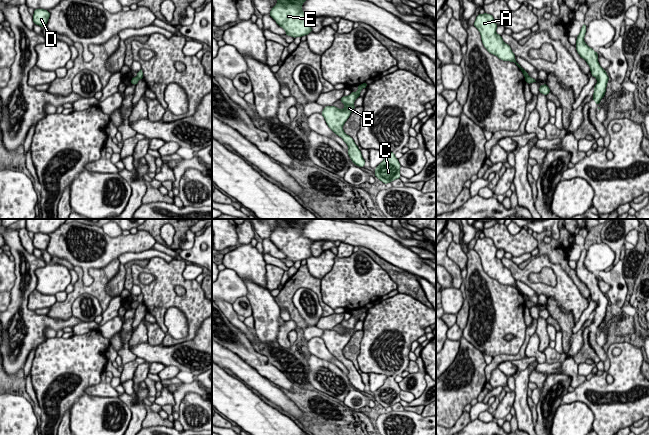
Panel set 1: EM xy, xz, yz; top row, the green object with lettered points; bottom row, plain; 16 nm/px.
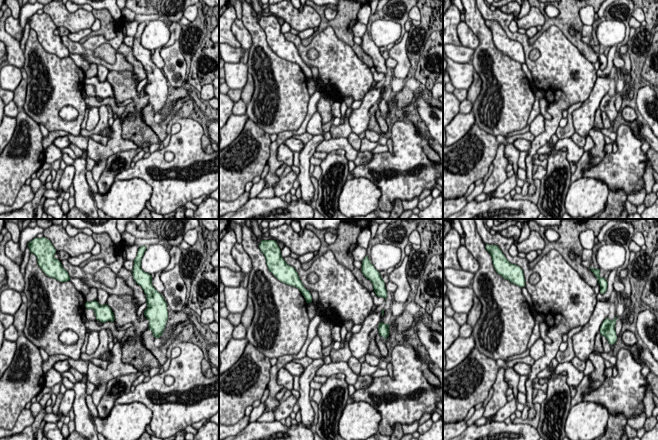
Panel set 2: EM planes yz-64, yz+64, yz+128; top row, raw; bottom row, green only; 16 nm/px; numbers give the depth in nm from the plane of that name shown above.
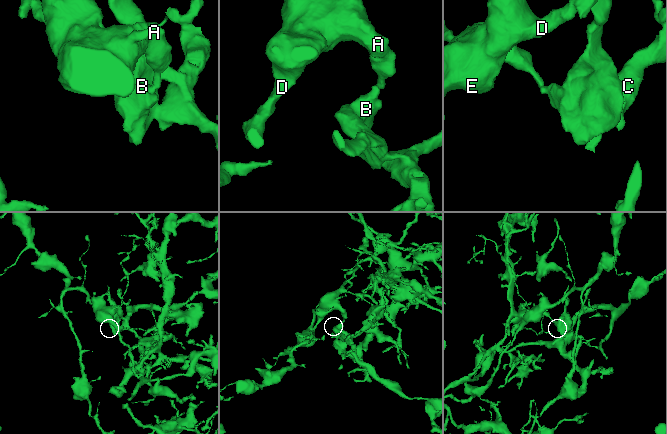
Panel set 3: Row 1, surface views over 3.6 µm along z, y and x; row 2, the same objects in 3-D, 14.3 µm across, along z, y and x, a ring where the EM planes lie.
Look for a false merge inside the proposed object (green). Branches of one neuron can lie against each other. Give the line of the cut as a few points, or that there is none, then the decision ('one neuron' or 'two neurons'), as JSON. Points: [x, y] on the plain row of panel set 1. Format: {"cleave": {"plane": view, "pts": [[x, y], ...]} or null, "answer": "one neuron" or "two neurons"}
{"cleave": {"plane": "yz", "pts": [[528, 300], [525, 302]]}, "answer": "two neurons"}

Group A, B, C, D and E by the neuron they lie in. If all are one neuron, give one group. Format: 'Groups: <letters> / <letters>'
Groups: A D E / B C

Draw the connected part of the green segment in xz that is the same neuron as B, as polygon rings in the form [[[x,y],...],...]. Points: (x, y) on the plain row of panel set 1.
[[[358,309],[357,316],[351,316],[348,320],[343,320],[340,325],[345,329],[344,333],[338,333],[335,330],[325,330],[323,335],[321,336],[324,341],[328,351],[339,361],[343,363],[343,365],[348,370],[348,379],[352,386],[363,392],[365,389],[365,384],[362,381],[361,375],[358,370],[355,368],[354,364],[347,359],[343,354],[343,349],[349,342],[351,336],[355,333],[354,326],[360,321],[360,316],[362,314],[362,310]]]

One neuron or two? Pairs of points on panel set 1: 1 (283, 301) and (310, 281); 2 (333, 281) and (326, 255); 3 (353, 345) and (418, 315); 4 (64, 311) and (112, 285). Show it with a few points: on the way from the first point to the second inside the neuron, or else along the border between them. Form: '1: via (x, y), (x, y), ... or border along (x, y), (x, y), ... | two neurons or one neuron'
1: via (287, 293), (299, 281), (302, 281) | one neuron
2: border along (335, 256), (332, 268), (320, 279) | two neurons
3: border along (363, 330), (358, 356), (359, 366) | two neurons
4: border along (119, 268), (106, 286), (106, 292), (111, 297) | two neurons

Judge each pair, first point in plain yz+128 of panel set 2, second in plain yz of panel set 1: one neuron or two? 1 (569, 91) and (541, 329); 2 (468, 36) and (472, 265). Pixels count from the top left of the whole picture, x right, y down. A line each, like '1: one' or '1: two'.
1: two
2: two

